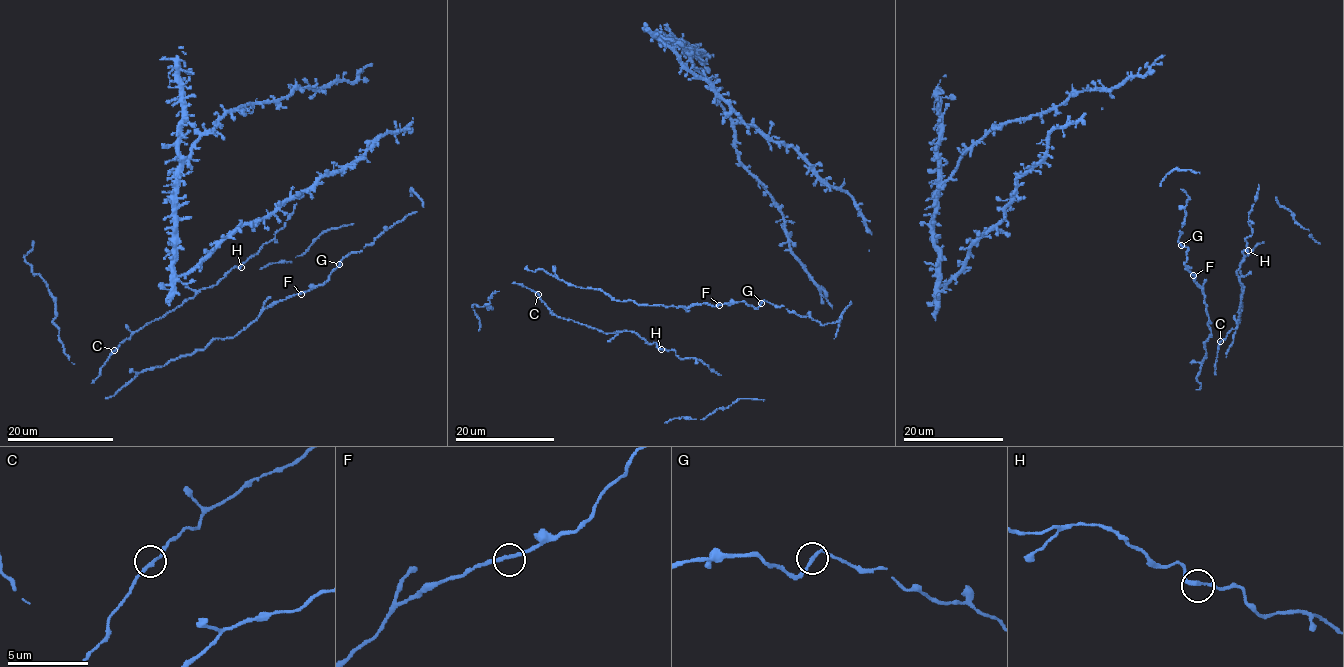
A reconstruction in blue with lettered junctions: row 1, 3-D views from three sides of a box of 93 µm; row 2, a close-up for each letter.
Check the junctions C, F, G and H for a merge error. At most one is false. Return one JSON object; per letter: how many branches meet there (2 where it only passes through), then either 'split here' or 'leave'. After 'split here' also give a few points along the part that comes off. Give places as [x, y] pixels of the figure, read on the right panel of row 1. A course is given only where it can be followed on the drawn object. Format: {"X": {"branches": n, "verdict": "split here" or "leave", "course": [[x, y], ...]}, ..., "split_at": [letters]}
{"C": {"branches": 2, "verdict": "leave"}, "F": {"branches": 2, "verdict": "leave"}, "G": {"branches": 2, "verdict": "leave"}, "H": {"branches": 2, "verdict": "leave"}, "split_at": []}

